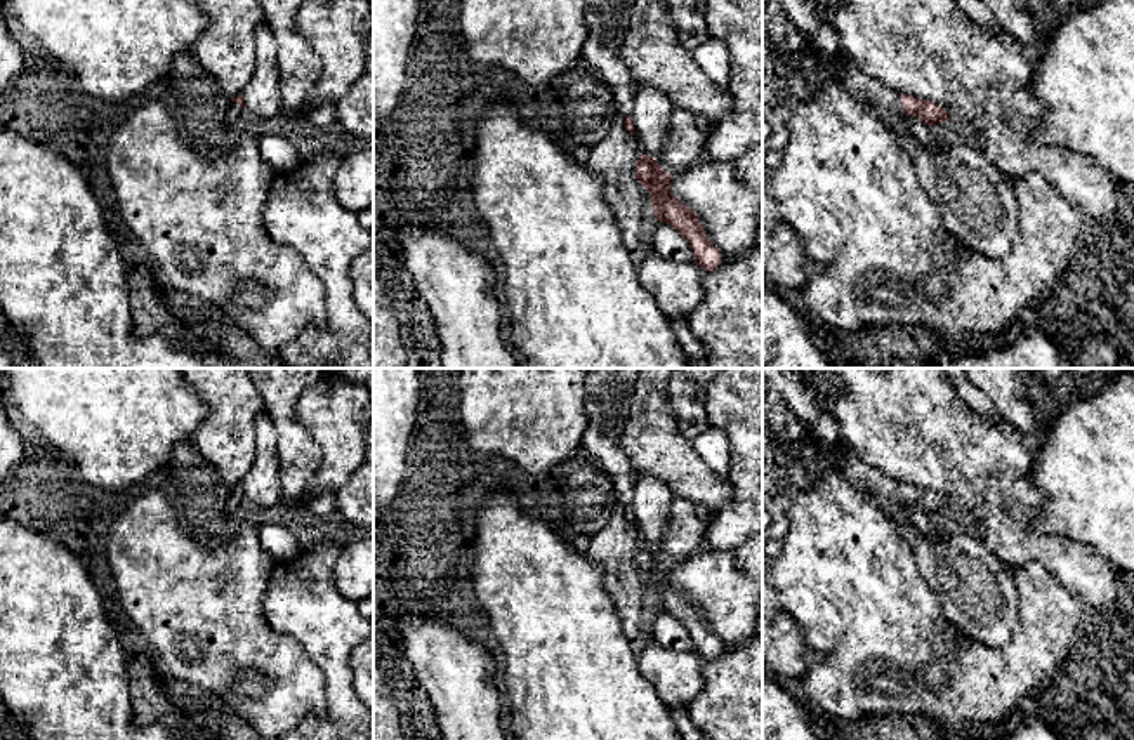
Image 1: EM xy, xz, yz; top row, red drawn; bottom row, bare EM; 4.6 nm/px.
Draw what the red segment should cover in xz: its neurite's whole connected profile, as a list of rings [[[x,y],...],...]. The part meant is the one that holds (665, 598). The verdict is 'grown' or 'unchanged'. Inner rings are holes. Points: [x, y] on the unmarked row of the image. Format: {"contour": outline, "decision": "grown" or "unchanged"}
{"contour": [[[643,542],[636,551],[636,568],[649,582],[653,608],[670,613],[689,632],[696,655],[714,660],[722,644],[705,624],[696,603],[672,585],[672,563],[663,561],[655,547]]], "decision": "unchanged"}

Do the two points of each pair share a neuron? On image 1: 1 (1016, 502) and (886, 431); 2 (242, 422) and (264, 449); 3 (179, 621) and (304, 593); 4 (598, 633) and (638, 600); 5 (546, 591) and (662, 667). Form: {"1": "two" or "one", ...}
{"1": "one", "2": "two", "3": "two", "4": "two", "5": "two"}

